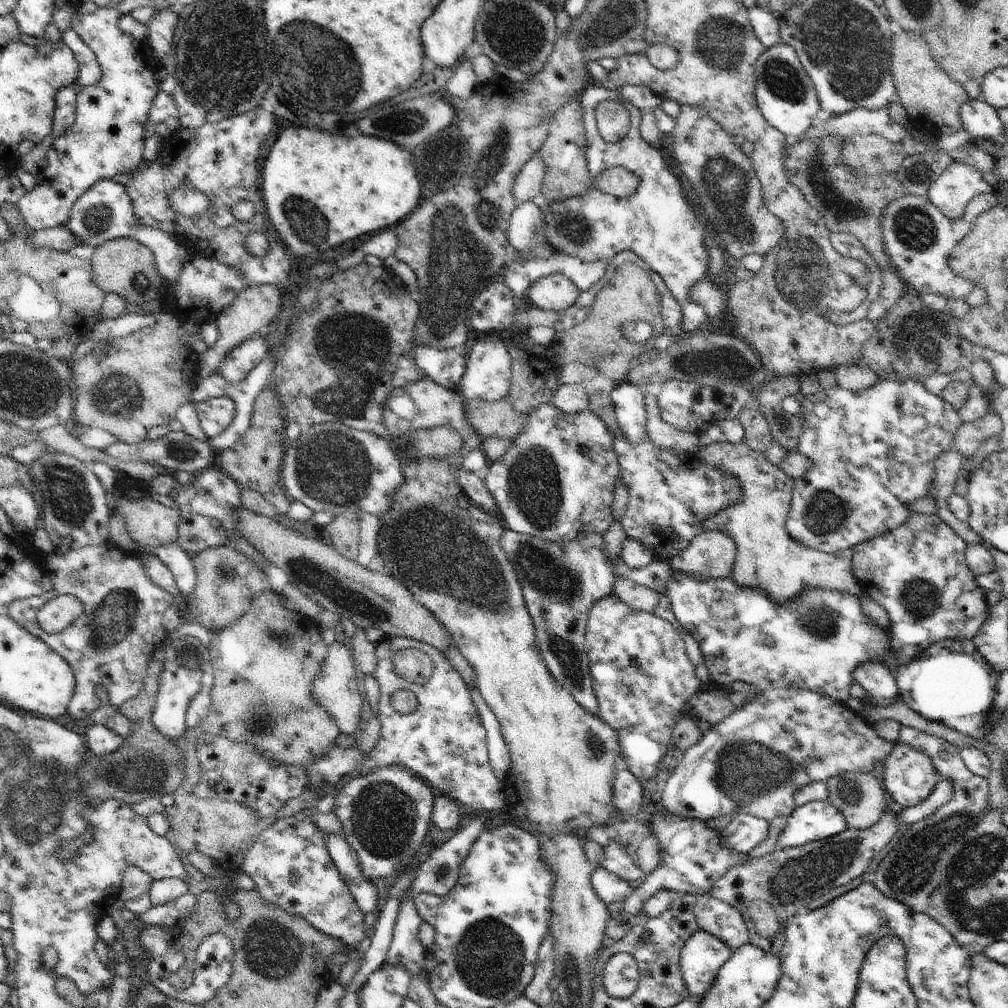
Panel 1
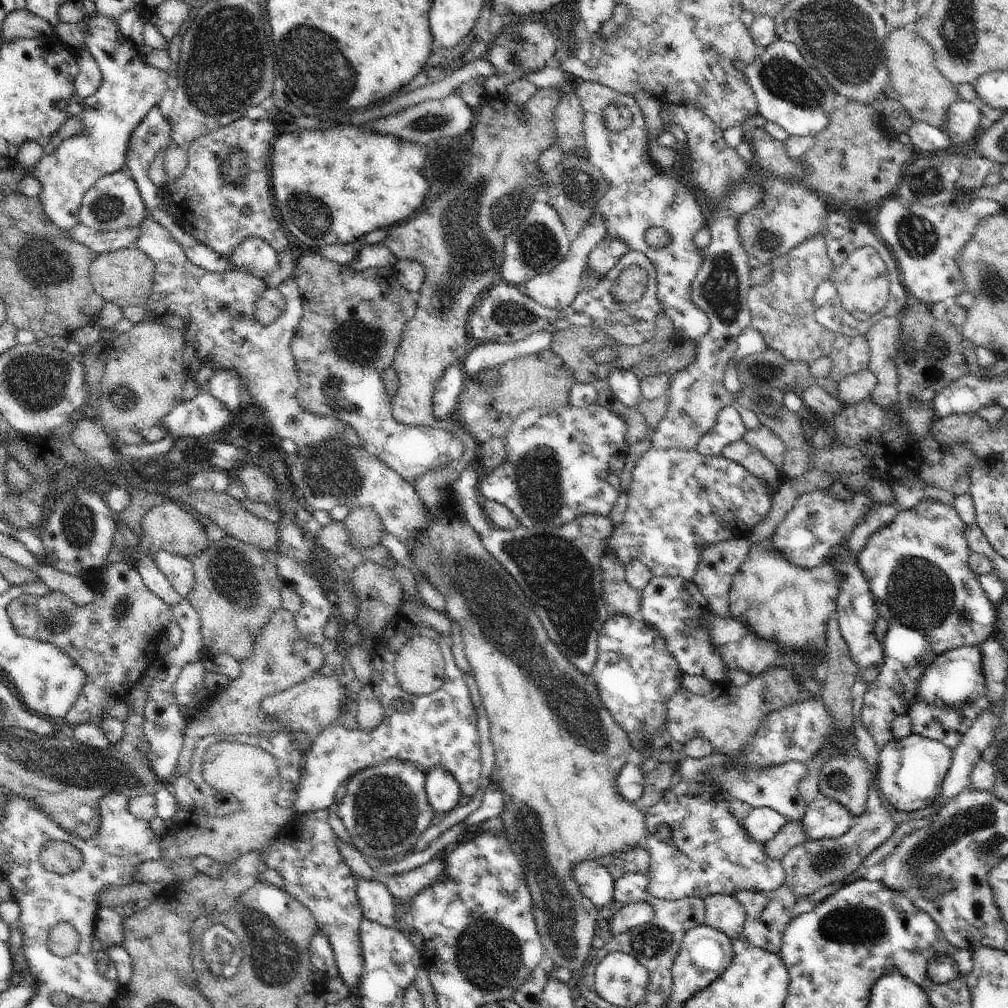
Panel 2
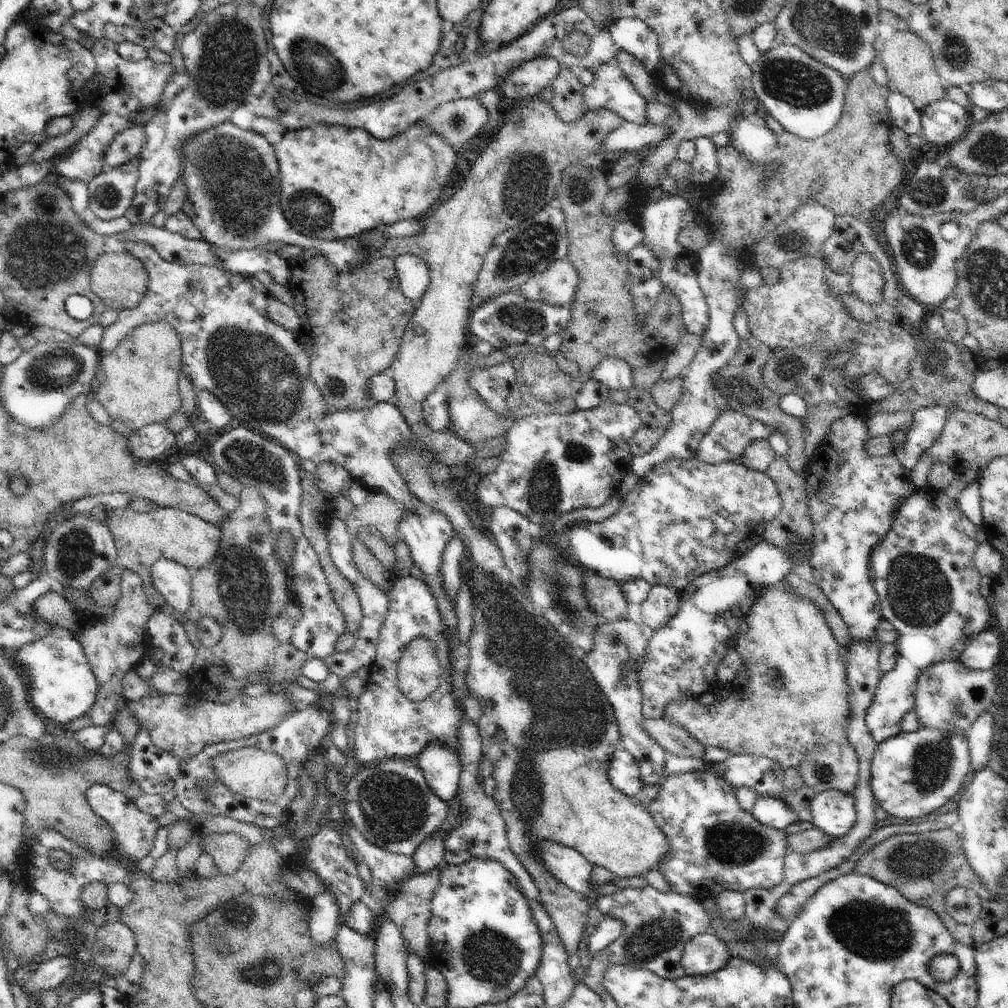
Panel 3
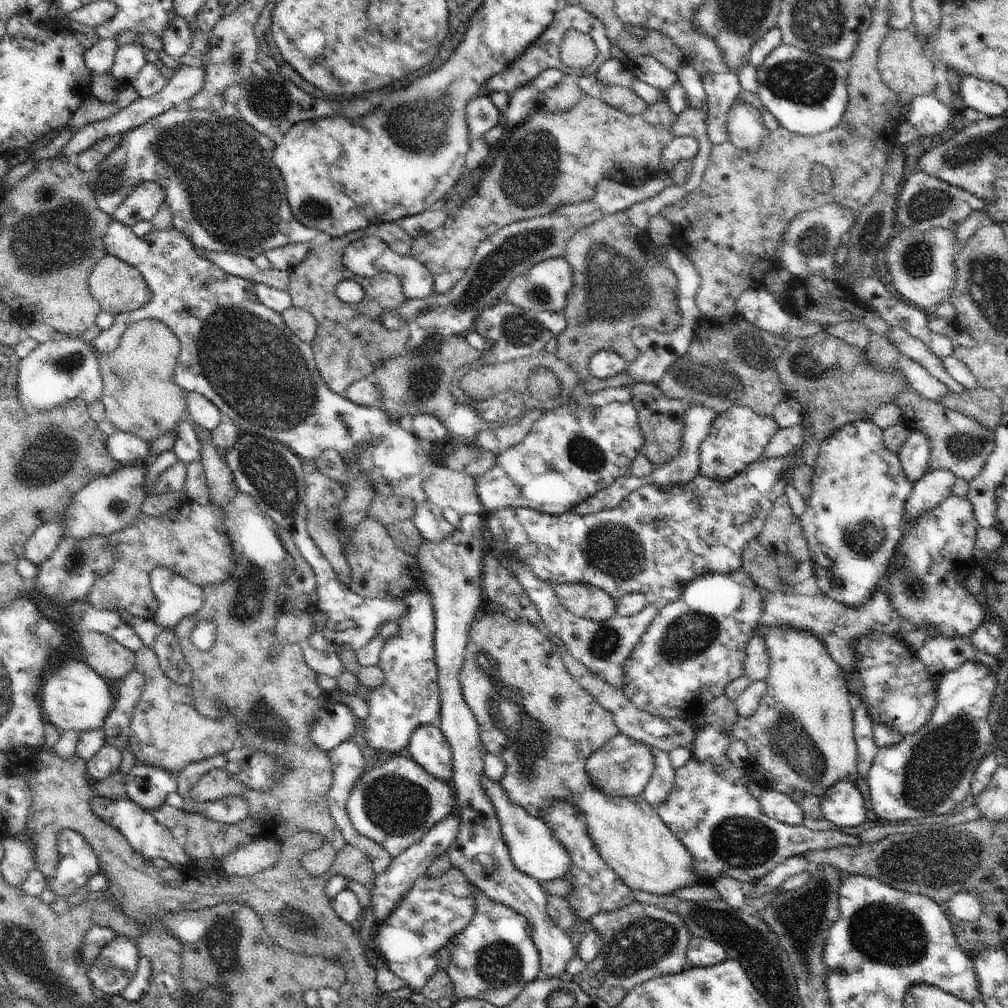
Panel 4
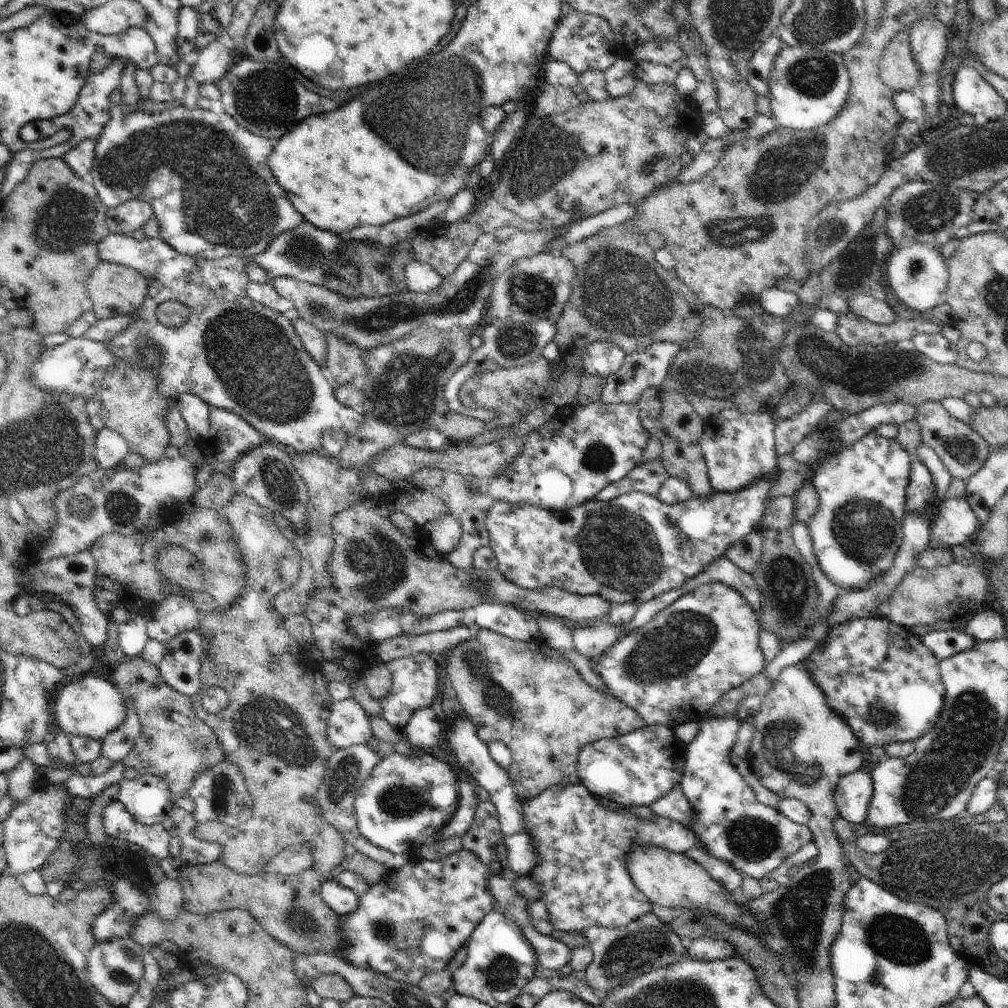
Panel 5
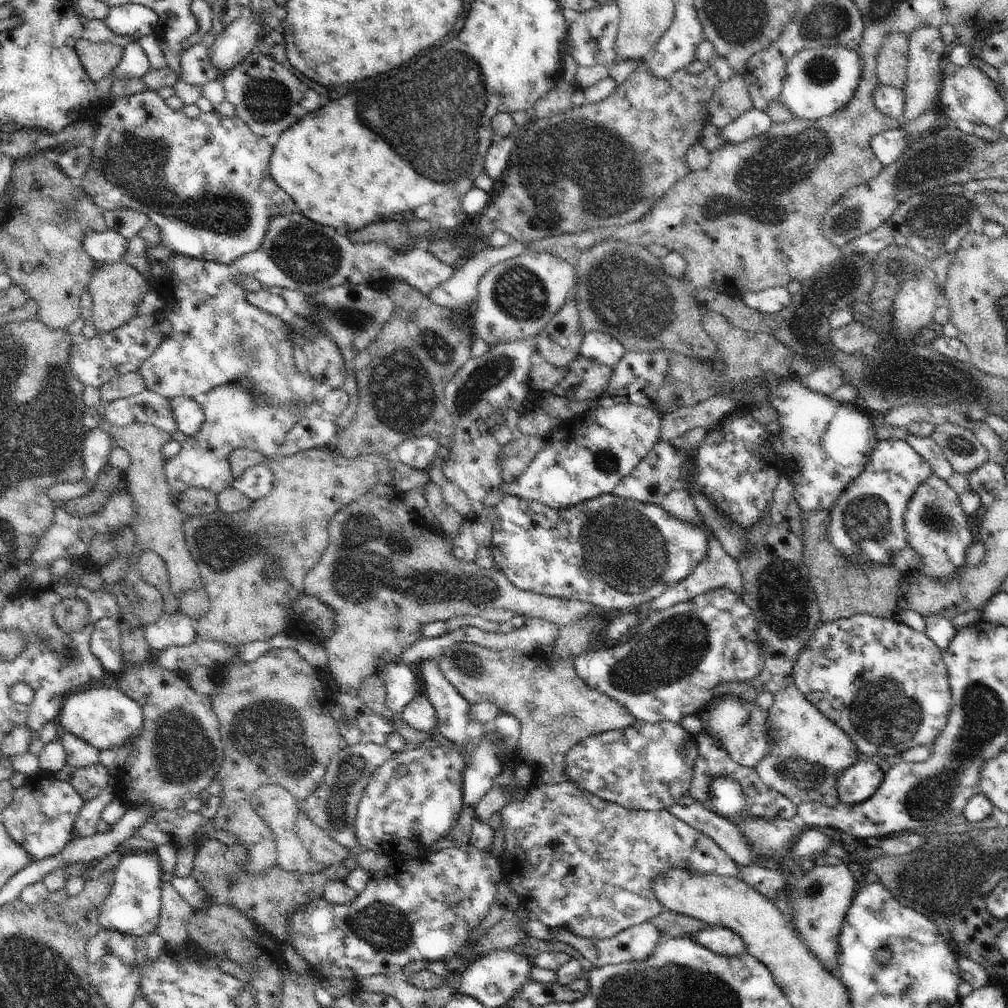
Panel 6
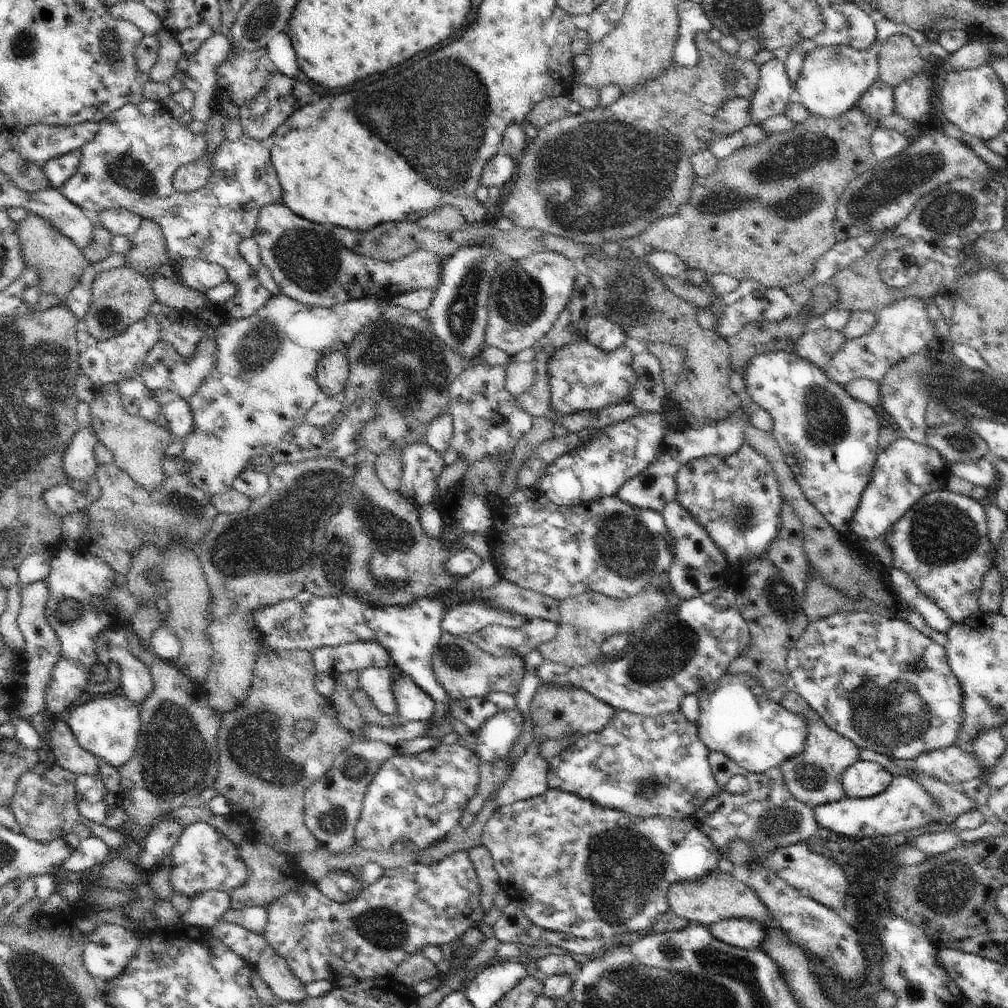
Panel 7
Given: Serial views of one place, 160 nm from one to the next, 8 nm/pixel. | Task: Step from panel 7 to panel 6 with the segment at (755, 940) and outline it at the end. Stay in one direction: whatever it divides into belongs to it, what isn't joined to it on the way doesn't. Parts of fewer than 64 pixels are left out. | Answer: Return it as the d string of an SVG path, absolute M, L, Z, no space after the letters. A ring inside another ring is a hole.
M708 925L694 936L706 948L726 956L736 956L746 951L744 939L731 928L722 925Z

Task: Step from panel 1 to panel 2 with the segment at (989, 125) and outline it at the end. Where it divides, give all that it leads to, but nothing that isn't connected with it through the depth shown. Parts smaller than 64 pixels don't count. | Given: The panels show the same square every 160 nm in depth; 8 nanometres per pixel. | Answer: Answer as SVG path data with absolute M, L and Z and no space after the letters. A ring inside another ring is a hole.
M960 98L948 106L945 129L941 131L953 144L960 144L969 138L975 138L982 130L980 127L982 114L978 107L978 101L966 102Z

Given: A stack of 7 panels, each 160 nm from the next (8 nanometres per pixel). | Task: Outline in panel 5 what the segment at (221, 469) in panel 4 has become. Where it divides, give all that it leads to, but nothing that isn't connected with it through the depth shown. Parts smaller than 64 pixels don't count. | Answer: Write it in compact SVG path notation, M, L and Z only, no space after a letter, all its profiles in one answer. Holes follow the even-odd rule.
M214 472L208 479L206 486L202 489L198 488L191 502L195 506L222 512L222 509L235 494L233 479L220 472Z

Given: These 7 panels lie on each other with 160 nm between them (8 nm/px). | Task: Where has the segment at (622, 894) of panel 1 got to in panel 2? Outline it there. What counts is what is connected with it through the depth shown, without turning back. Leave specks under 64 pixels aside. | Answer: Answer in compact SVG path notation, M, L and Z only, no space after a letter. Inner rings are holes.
M594 860L576 863L572 876L582 894L588 897L596 908L601 908L617 898L613 894L615 880L609 870Z

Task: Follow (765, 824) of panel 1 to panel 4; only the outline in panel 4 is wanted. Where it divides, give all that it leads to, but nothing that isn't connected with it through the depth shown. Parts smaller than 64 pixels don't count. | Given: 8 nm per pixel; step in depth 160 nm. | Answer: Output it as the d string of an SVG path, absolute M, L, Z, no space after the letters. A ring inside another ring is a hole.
M766 789L758 798L758 804L768 818L788 824L788 826L802 825L804 817L802 808L785 793Z

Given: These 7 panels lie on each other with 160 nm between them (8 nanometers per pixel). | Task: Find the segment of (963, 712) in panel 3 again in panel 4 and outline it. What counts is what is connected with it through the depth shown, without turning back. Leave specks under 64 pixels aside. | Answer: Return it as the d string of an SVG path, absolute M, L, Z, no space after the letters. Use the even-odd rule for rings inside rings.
M936 636L936 638L927 639L916 654L920 662L924 664L924 668L927 669L928 678L936 684L936 690L940 686L940 680L948 672L962 668L962 664L968 660L986 664L992 670L992 674L999 677L999 672L996 670L999 662L996 657L986 654L984 650L976 650L972 646L971 636L964 636L964 638Z

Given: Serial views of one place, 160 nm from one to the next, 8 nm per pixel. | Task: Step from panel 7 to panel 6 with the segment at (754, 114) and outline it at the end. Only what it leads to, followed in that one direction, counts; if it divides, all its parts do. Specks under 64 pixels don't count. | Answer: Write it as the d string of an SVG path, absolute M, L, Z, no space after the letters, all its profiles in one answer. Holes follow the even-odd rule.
M776 43L749 58L741 81L752 97L754 109L765 111L774 100L779 100L786 68L787 62Z

